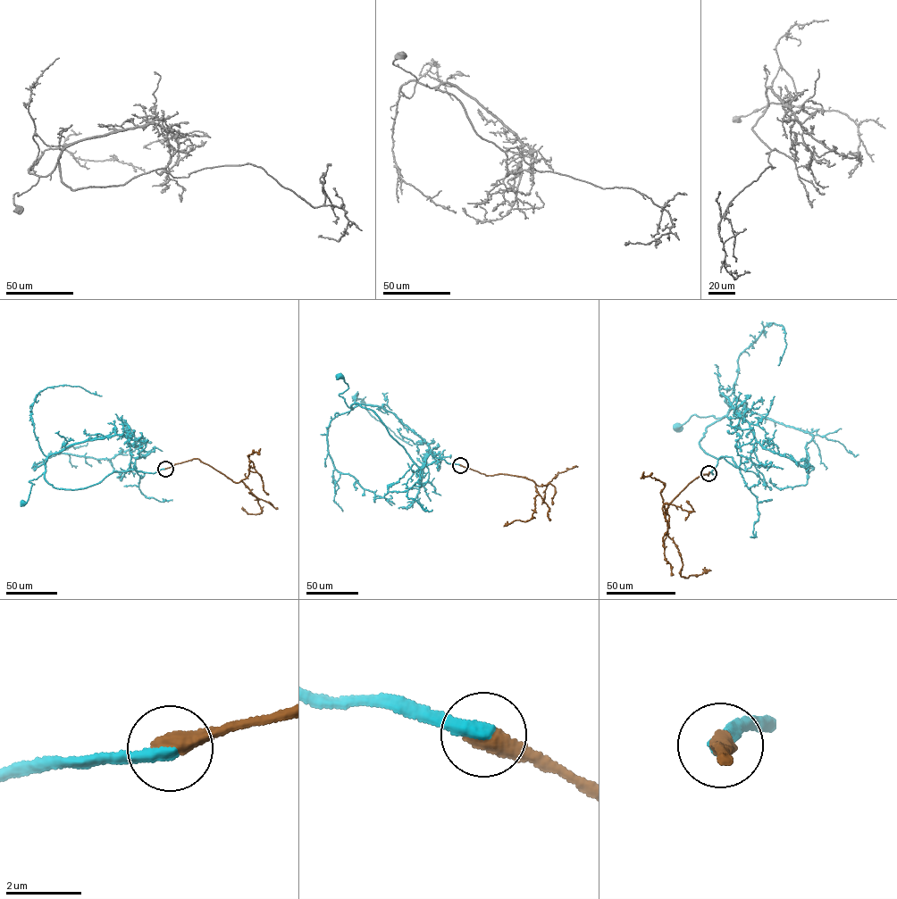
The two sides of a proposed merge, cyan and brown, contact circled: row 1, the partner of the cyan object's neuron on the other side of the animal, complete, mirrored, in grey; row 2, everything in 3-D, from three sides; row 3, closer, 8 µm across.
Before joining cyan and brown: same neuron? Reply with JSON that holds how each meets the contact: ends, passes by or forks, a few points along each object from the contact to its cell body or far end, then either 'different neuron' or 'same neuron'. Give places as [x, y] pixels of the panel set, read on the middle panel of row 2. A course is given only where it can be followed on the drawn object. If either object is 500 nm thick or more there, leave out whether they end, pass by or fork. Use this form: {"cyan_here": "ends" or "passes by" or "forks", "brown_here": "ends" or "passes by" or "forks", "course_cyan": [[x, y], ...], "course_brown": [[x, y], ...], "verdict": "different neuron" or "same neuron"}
{"course_cyan": [[460, 465], [431, 453], [419, 468], [372, 411], [357, 403], [347, 406], [339, 395], [347, 385], [339, 376]], "course_brown": [[460, 465], [487, 475], [515, 475], [535, 483], [538, 495], [532, 518], [525, 521], [514, 520], [503, 526]], "verdict": "same neuron"}

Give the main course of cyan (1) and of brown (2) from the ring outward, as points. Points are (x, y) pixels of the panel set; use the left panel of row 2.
1: (165, 469), (149, 473), (133, 466), (72, 489), (53, 486), (45, 471), (29, 481), (34, 484), (22, 503)
2: (165, 469), (197, 458), (234, 482), (241, 480), (255, 496), (262, 512), (248, 513), (241, 508)

